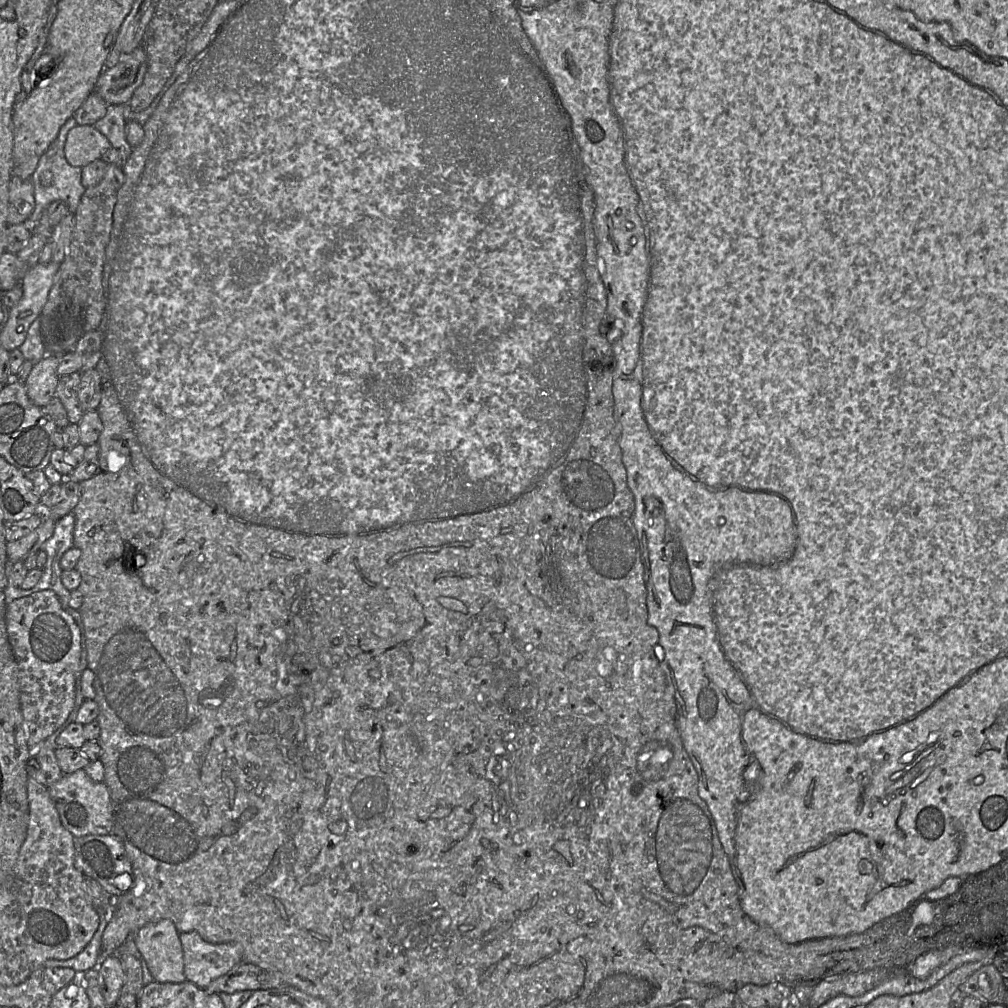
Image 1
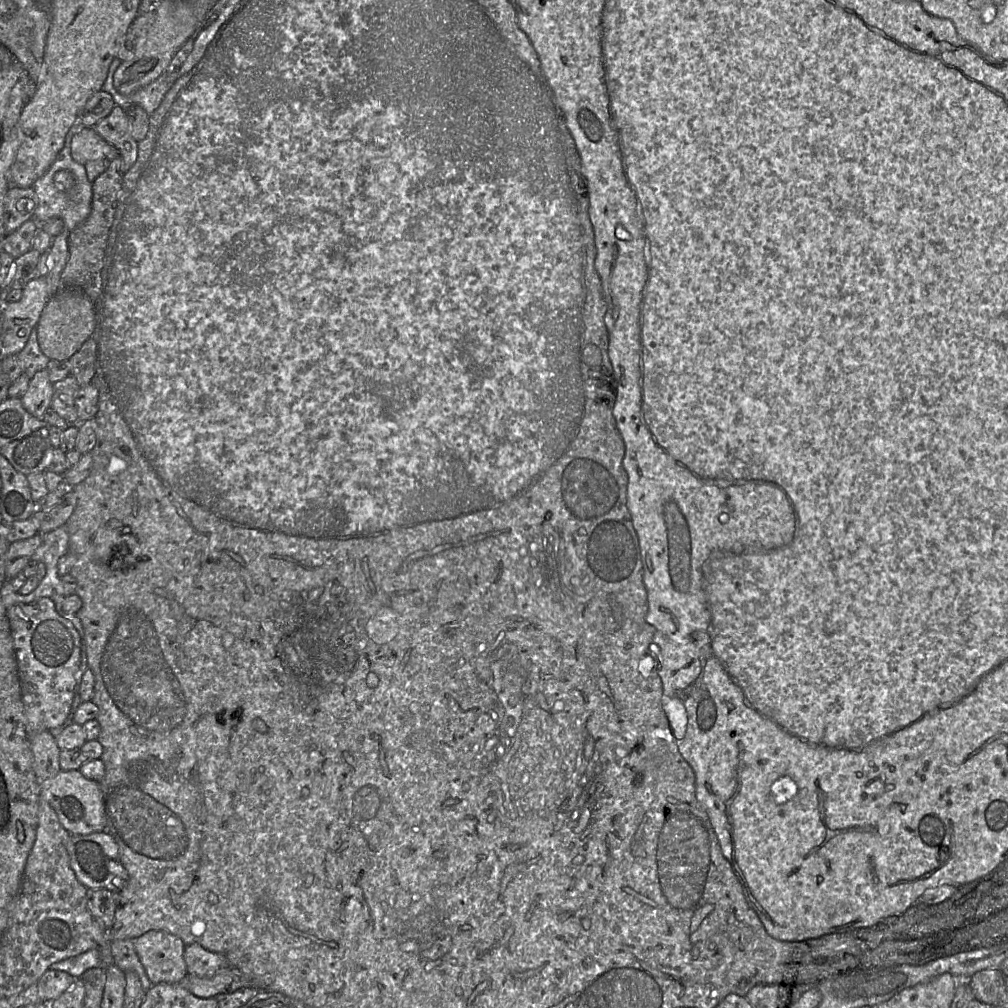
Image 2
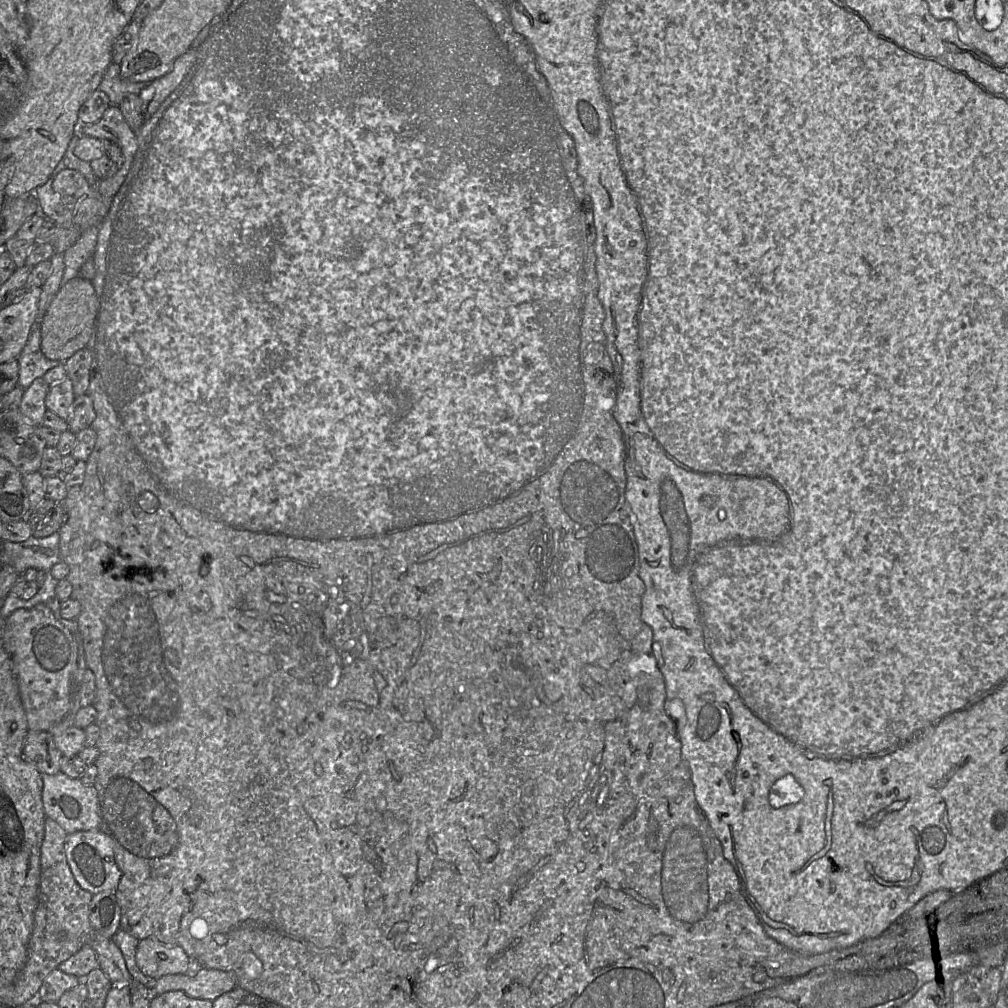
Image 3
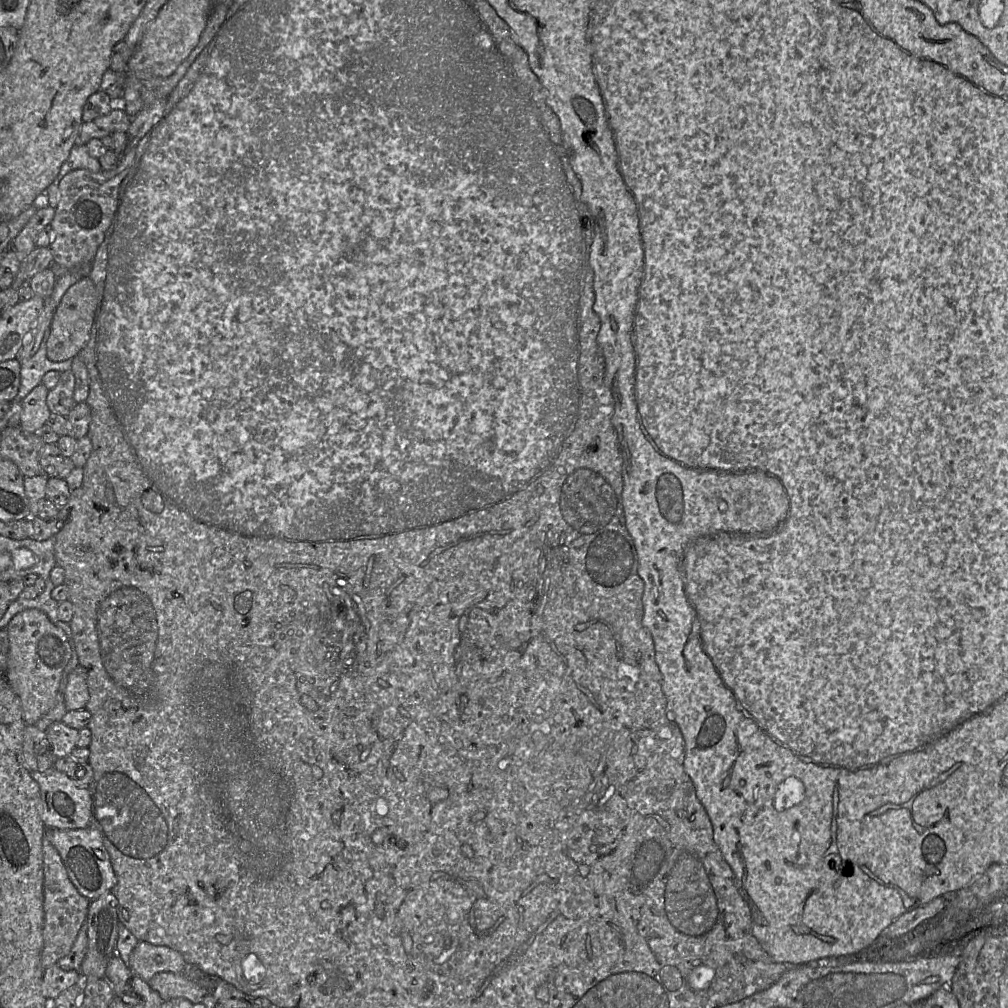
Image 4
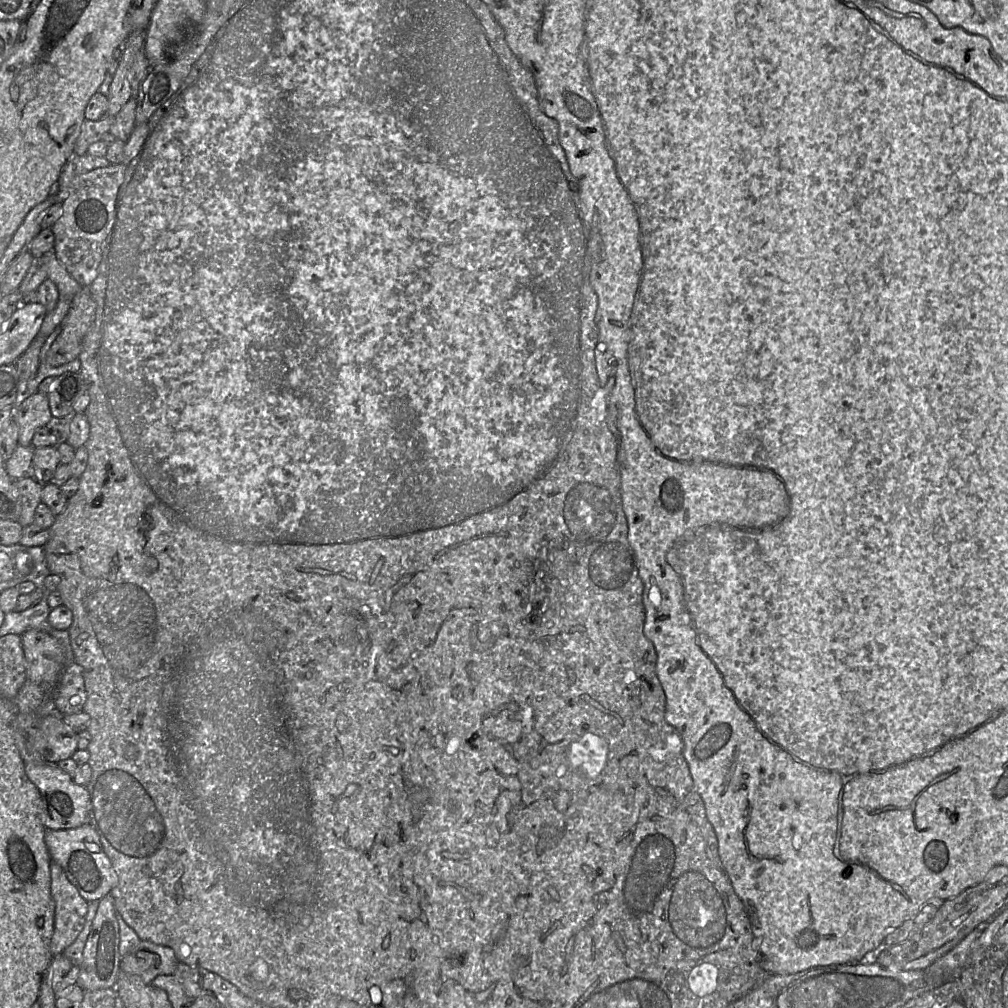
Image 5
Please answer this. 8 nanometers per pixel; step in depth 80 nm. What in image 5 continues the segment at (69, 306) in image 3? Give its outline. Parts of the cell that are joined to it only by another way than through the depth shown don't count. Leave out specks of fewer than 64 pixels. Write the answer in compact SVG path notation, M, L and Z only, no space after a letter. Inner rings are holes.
M82 288L72 299L69 311L60 325L60 333L51 345L44 362L52 367L79 359L82 345L96 312L89 288Z

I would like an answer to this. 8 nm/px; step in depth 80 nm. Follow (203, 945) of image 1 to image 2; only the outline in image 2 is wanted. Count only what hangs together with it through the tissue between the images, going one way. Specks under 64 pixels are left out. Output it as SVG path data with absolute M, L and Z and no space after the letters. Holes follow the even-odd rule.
M197 943L185 946L184 960L187 974L197 977L209 977L228 966L223 955L208 951Z

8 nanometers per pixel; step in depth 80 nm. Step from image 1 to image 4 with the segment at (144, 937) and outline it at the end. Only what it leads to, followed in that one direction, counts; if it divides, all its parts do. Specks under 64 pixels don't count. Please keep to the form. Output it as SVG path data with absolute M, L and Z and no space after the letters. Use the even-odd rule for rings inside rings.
M139 941L129 956L129 968L149 982L161 972L182 973L186 962L182 954L167 946Z

